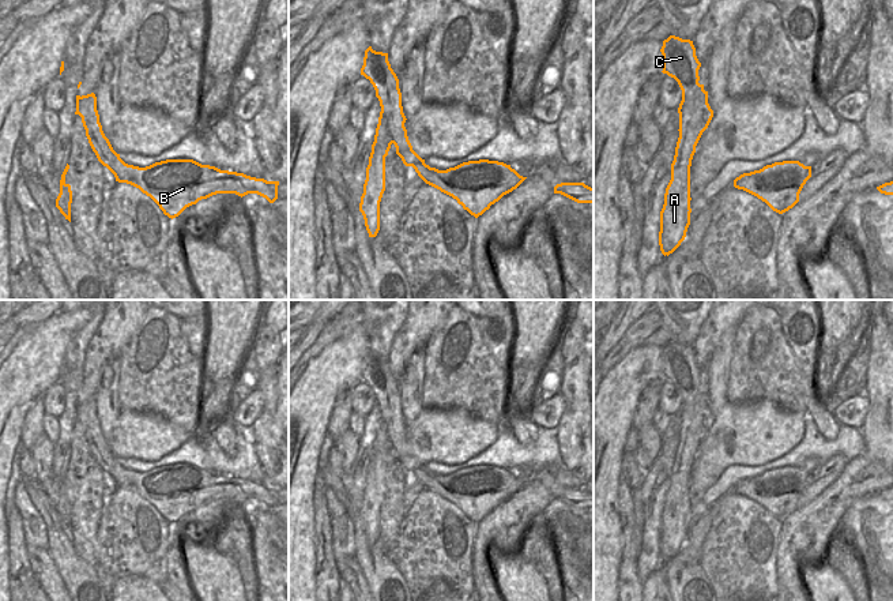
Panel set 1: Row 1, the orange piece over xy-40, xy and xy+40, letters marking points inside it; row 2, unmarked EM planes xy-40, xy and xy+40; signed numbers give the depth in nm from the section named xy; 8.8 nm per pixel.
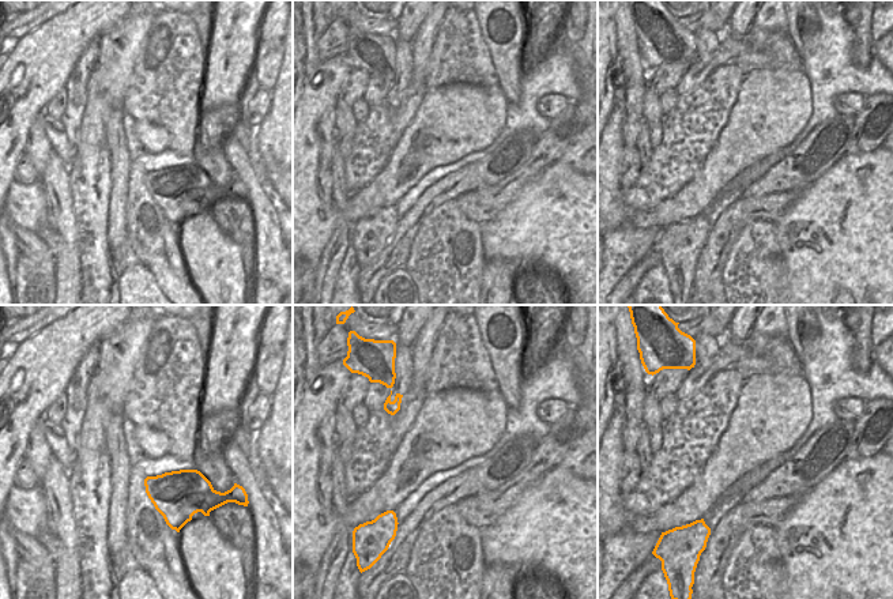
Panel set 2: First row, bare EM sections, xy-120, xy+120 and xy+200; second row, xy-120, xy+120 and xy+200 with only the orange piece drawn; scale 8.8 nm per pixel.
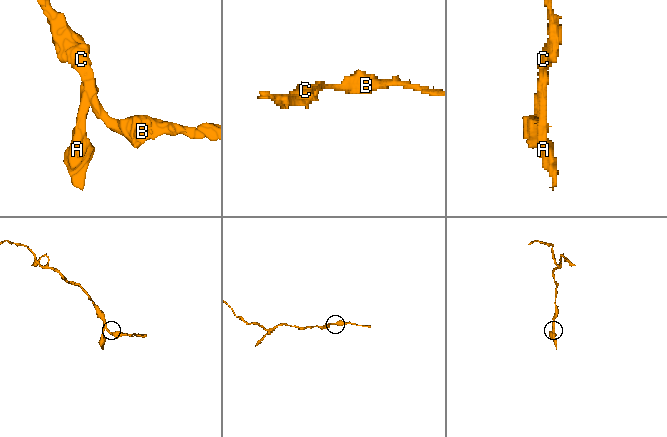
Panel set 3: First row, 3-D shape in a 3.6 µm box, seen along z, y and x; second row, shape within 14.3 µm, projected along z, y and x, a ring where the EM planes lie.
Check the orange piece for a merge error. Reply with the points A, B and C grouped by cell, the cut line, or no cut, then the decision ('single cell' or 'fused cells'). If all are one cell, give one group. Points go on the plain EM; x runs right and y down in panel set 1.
groups A / B C; cut xy (379, 427), (385, 428), (394, 447); fused cells

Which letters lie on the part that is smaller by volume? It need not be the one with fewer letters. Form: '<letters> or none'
A

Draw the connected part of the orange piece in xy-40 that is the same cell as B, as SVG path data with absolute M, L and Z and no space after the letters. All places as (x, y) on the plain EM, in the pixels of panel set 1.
M94 398L76 401L76 417L82 422L88 448L98 466L118 488L127 488L150 502L169 523L216 499L245 502L257 499L270 508L278 504L279 487L267 487L244 478L221 476L193 465L166 465L146 473L125 469L102 436Z

